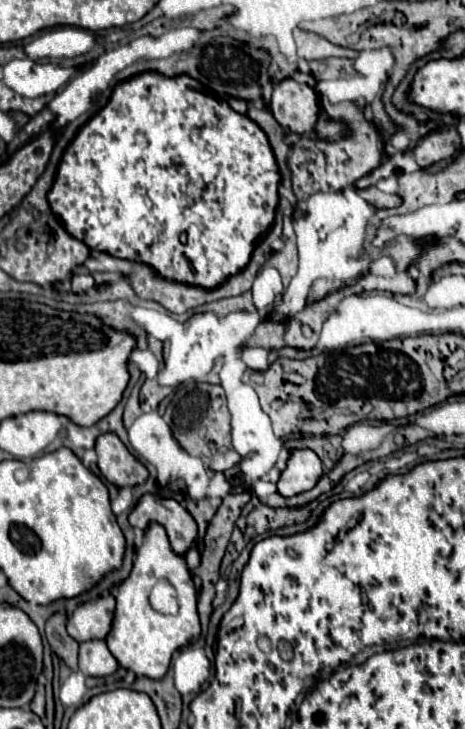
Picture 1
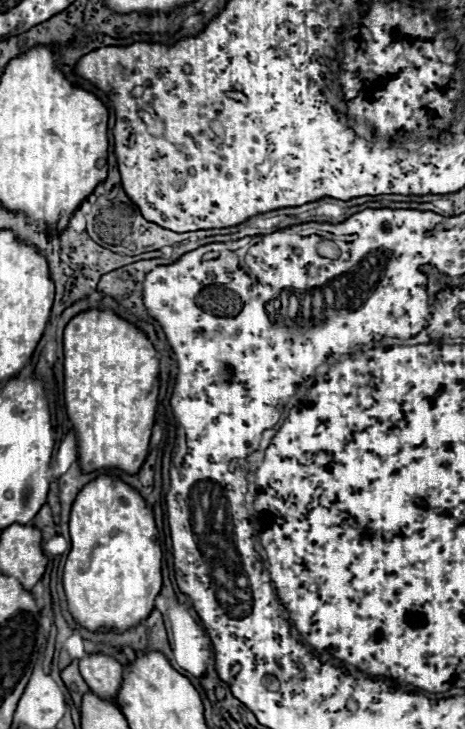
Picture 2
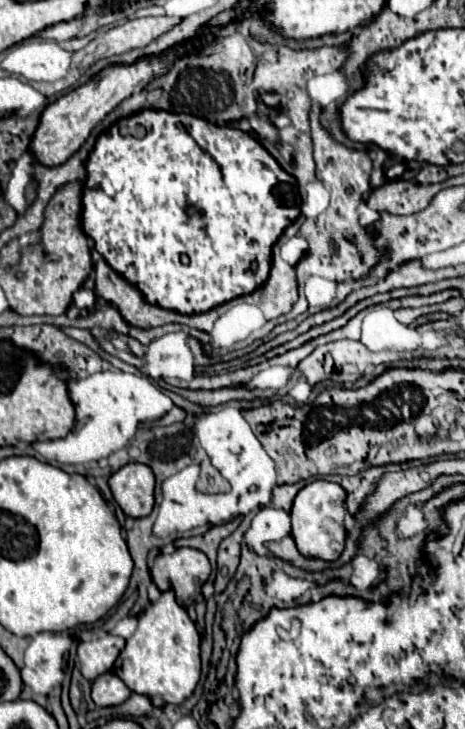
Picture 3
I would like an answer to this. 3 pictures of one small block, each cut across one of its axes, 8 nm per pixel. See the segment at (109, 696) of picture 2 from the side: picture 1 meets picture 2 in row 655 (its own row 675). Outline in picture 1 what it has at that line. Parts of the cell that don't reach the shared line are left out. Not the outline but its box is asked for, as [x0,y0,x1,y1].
[80,640,118,676]

